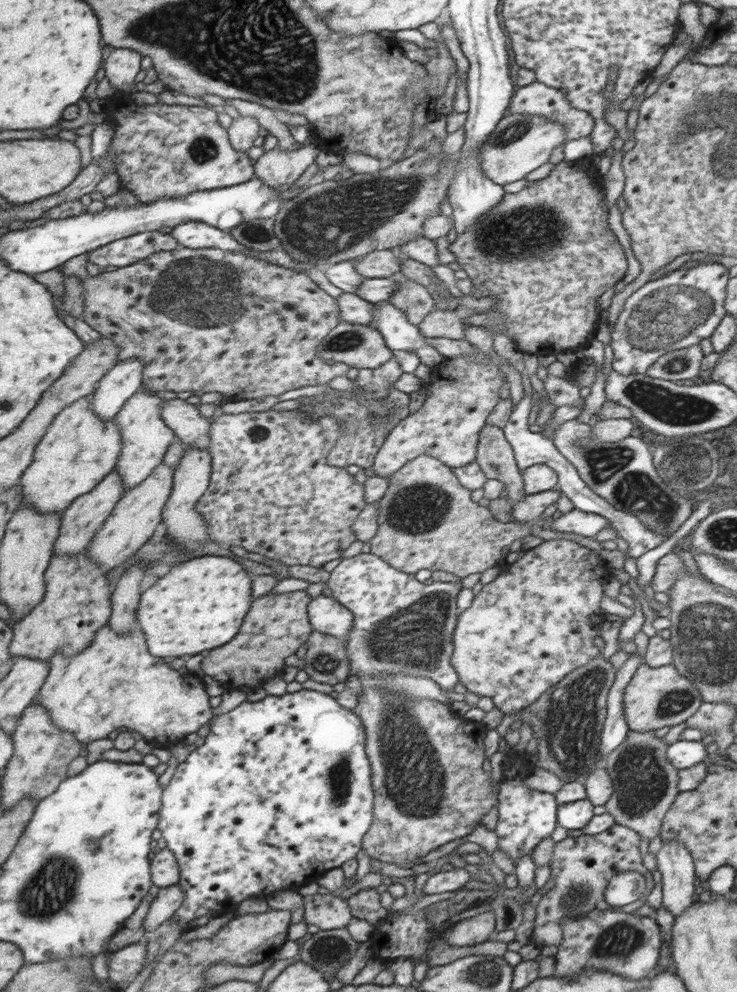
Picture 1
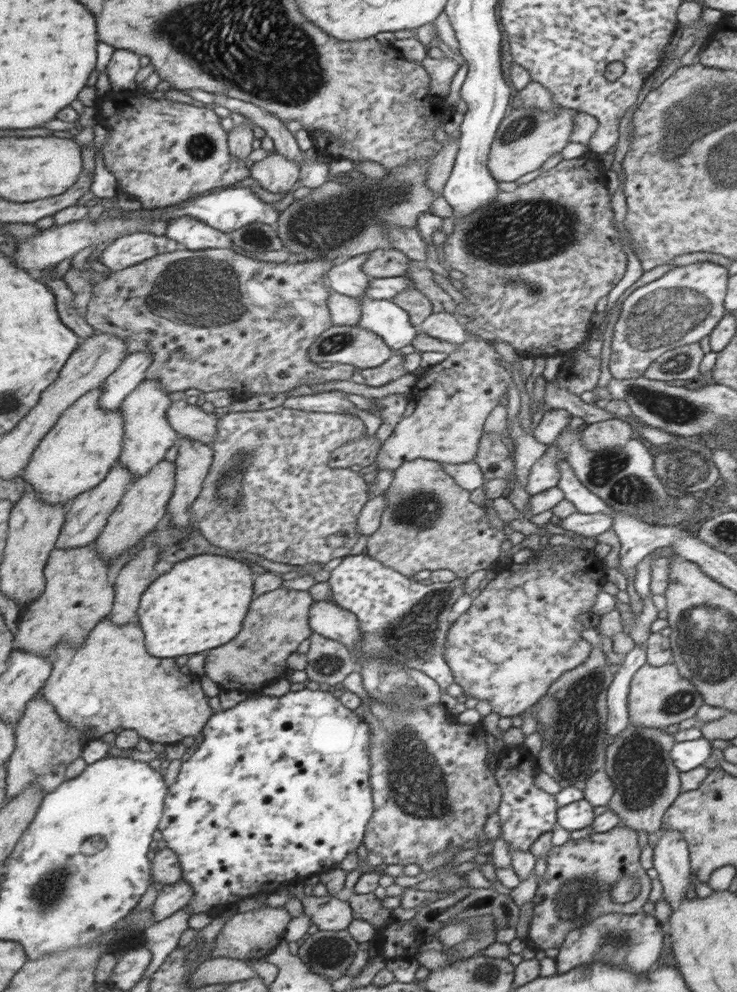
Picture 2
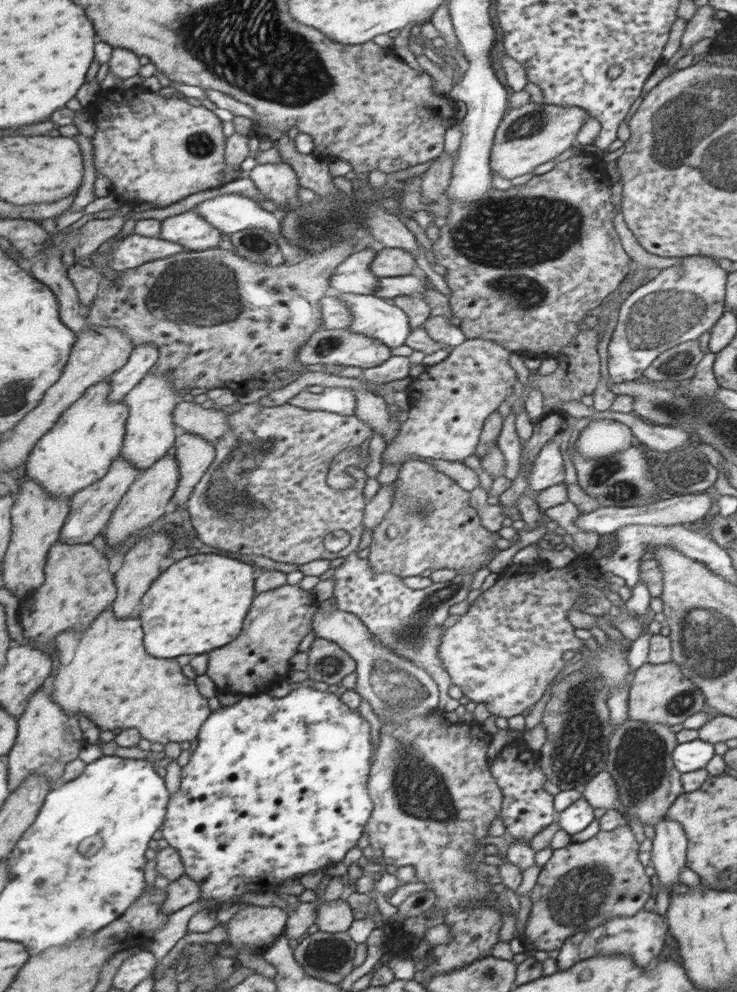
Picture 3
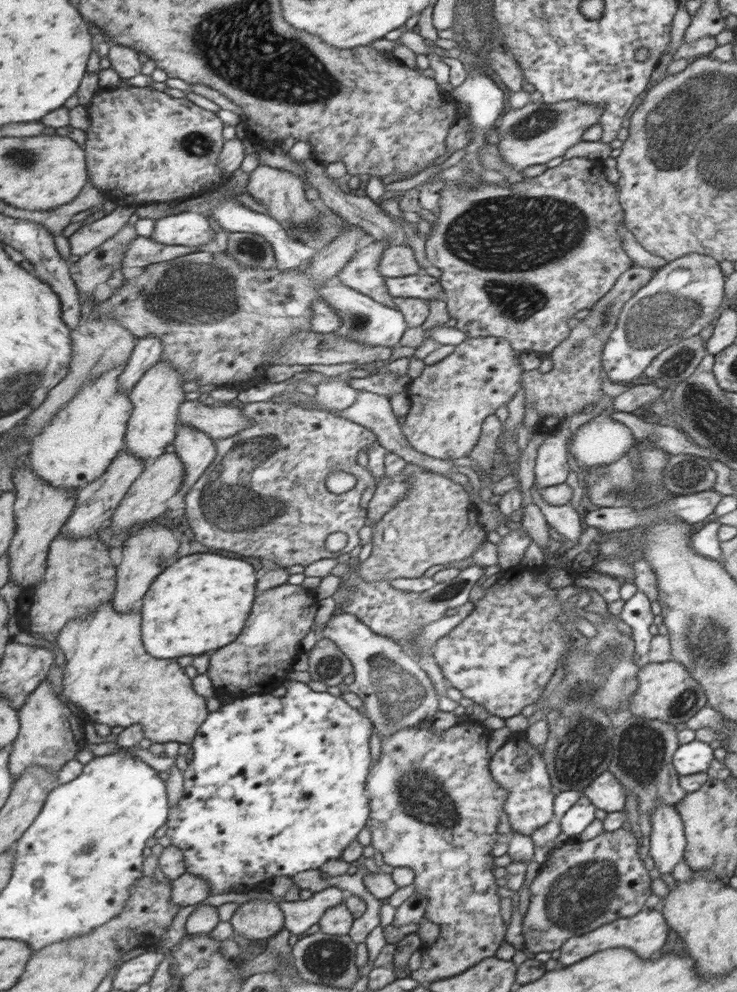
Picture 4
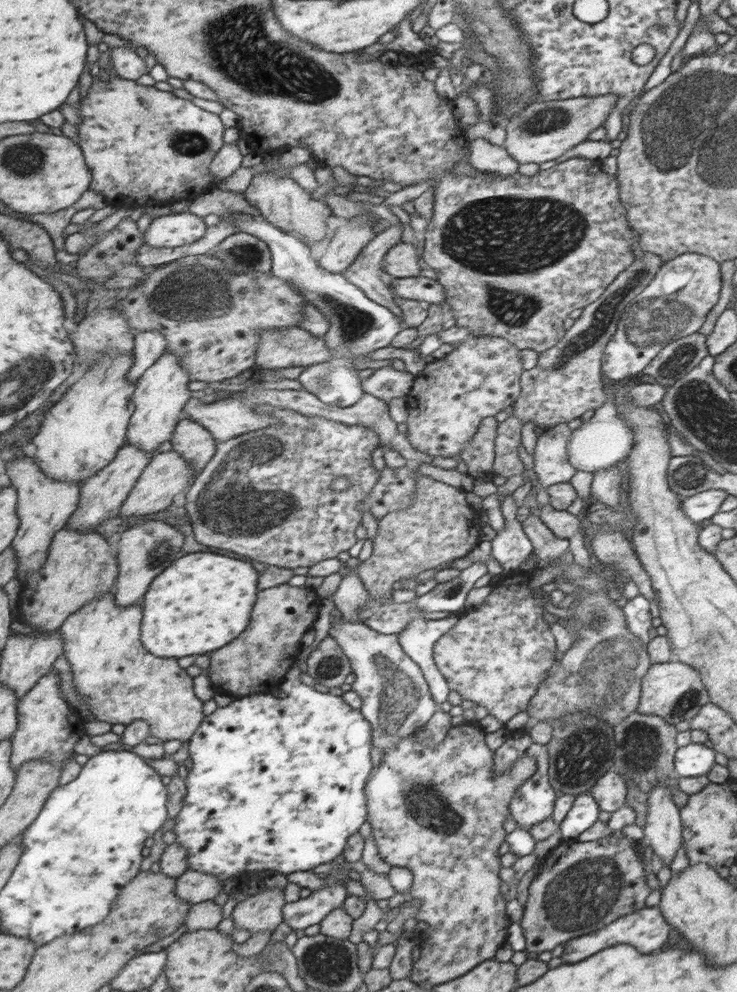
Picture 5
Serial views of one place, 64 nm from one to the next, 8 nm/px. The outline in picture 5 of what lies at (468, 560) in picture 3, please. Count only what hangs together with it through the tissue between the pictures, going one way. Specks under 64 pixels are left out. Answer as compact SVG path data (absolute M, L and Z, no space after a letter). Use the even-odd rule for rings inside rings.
M418 473L414 500L407 509L388 513L377 520L377 534L373 539L371 556L353 570L346 566L336 573L345 576L355 572L364 589L371 592L373 600L382 601L393 594L393 586L403 578L414 579L424 570L443 566L457 559L469 558L481 546L481 514L473 509L469 494L449 482L440 482Z

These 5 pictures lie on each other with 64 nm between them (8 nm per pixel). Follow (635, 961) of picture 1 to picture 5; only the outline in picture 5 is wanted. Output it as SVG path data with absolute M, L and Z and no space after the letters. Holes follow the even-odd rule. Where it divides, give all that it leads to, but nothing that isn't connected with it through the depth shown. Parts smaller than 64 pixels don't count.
M644 907L635 912L626 914L624 917L617 918L616 921L610 922L608 925L595 930L593 933L581 935L565 942L560 958L563 963L579 962L592 954L599 953L600 950L607 949L613 945L631 944L637 946L637 950L641 950L641 954L649 954L653 950L657 950L667 934L669 934L669 922L663 920L659 907Z

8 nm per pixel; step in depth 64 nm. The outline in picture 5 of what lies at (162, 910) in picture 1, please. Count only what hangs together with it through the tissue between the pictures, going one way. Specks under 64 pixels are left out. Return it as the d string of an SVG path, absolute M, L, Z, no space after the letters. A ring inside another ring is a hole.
M190 868L178 878L176 890L182 899L194 905L215 900L223 892L223 885L218 876Z

